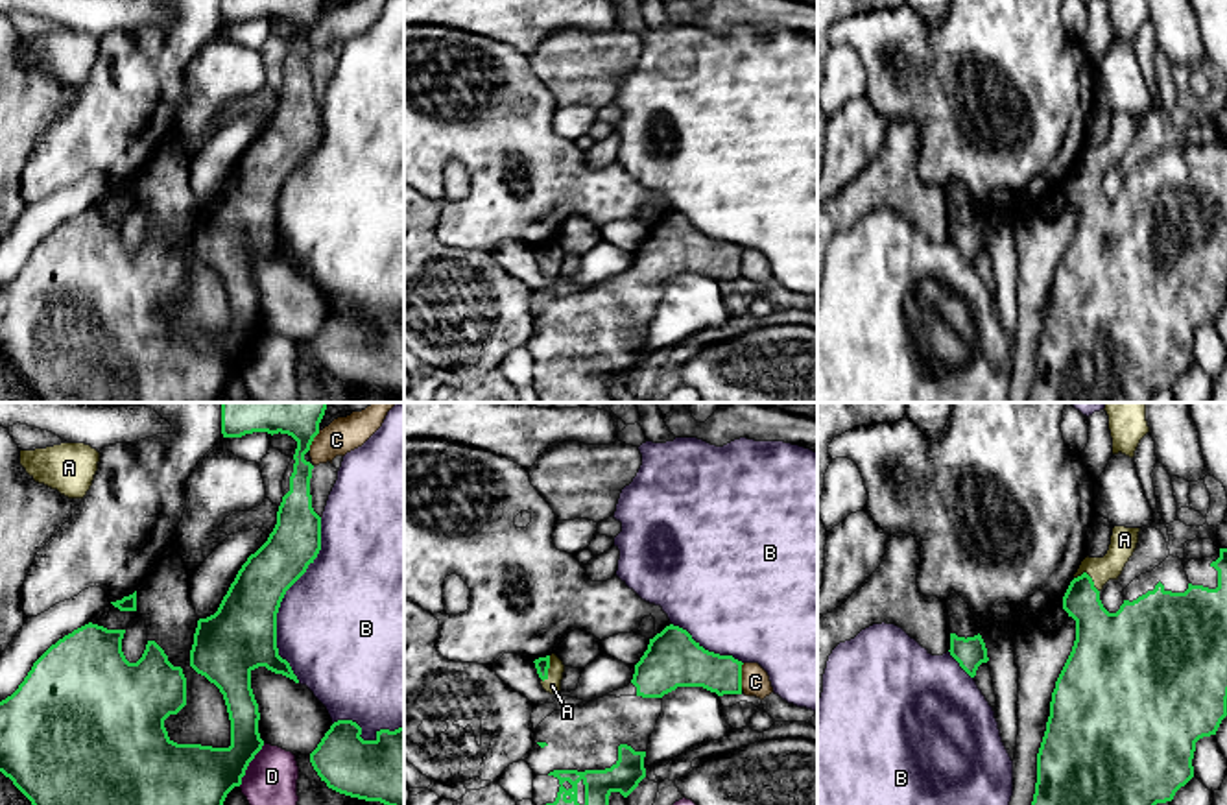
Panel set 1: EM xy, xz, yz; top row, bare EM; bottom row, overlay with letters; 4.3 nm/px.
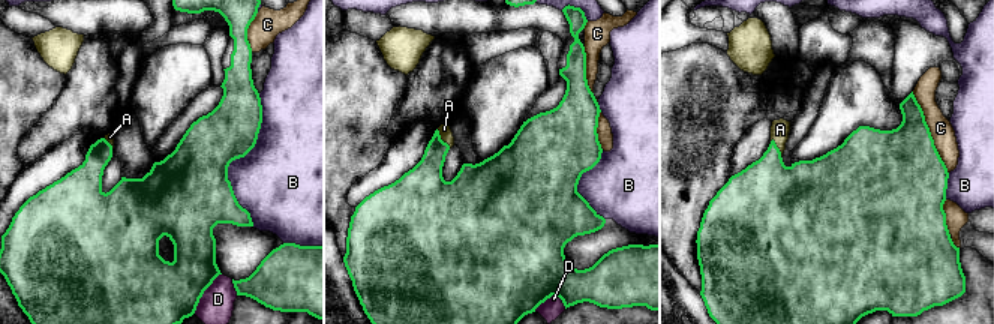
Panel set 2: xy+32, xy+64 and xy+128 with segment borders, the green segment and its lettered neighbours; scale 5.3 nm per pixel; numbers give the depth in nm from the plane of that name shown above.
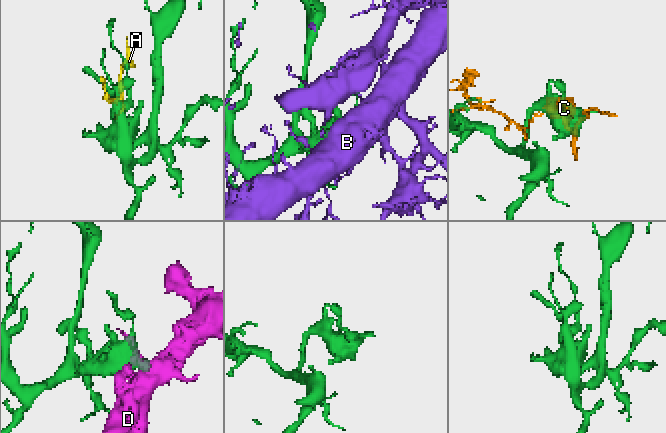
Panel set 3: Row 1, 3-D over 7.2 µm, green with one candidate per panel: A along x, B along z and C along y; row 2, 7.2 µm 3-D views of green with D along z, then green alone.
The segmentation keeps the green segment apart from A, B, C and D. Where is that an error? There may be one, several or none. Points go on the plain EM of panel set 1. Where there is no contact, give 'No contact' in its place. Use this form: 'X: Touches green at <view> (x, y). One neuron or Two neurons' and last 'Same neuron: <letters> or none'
A: Touches green at yz (1089, 163). One neuron
B: Touches green at xy (281, 187). Two neurons
C: Touches green at xz (740, 263). Two neurons
D: Touches green at xy (248, 351). Two neurons
Same neuron: A

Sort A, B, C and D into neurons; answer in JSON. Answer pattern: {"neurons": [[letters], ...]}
{"neurons": [["A"], ["B"], ["C"], ["D"]]}

